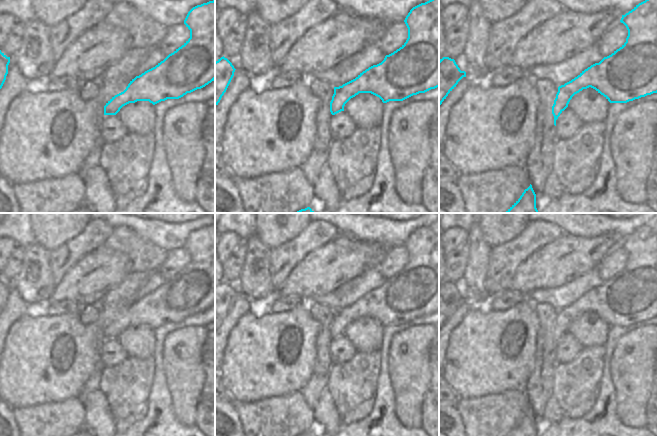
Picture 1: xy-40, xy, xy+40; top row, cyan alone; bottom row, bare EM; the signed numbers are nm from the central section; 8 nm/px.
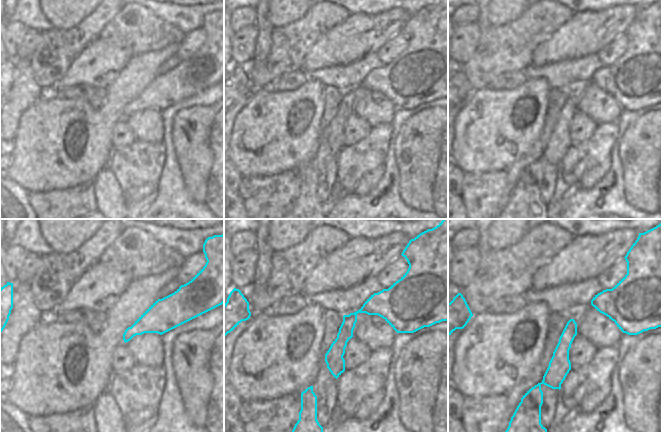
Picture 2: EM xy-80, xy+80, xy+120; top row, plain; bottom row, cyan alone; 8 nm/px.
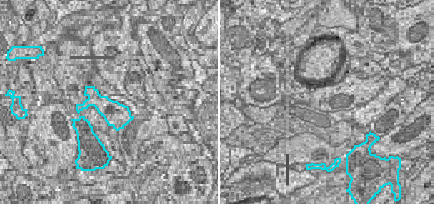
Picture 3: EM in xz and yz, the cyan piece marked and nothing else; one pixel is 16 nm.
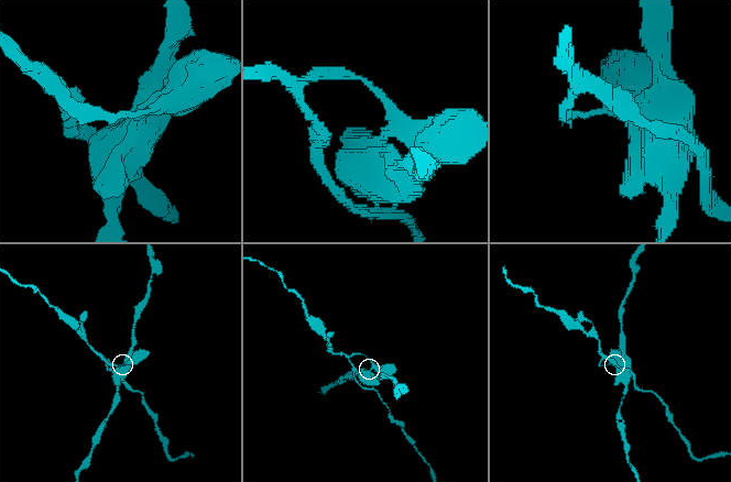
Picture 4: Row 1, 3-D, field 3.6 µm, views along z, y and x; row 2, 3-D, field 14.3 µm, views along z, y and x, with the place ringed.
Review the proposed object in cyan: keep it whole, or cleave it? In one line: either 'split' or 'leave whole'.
split

